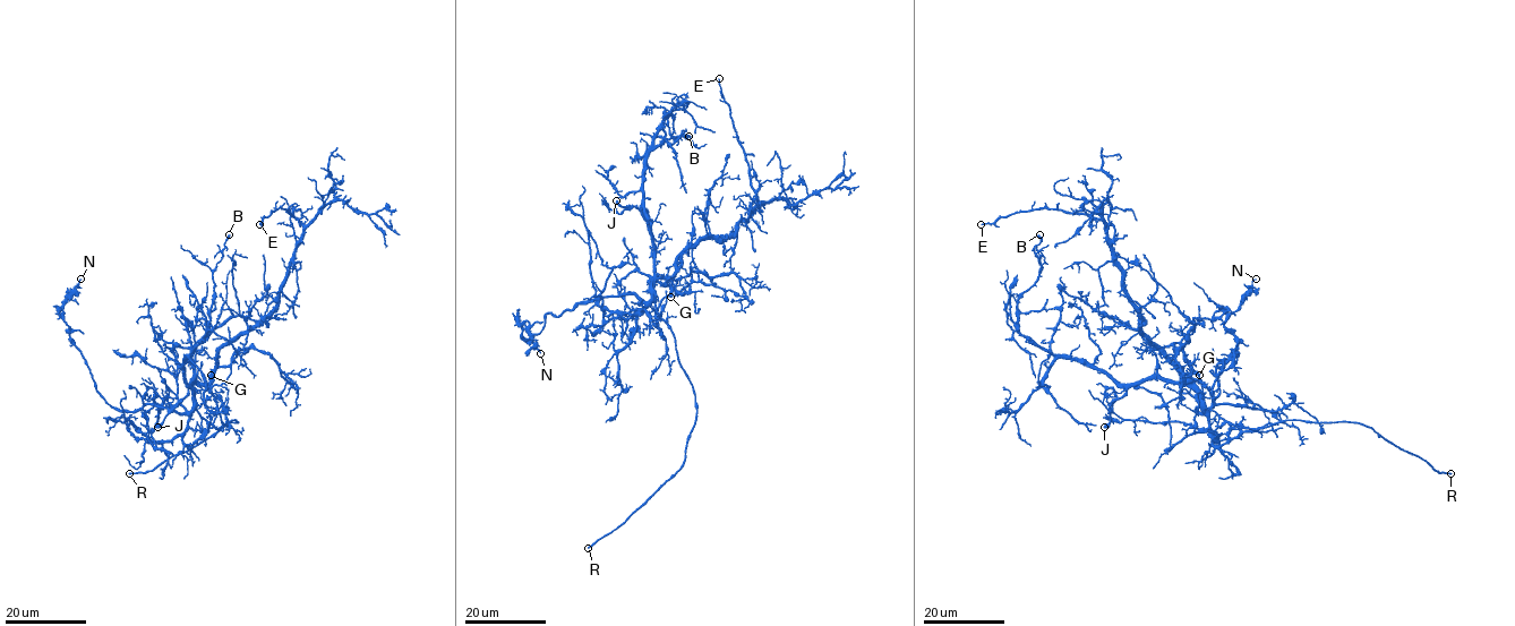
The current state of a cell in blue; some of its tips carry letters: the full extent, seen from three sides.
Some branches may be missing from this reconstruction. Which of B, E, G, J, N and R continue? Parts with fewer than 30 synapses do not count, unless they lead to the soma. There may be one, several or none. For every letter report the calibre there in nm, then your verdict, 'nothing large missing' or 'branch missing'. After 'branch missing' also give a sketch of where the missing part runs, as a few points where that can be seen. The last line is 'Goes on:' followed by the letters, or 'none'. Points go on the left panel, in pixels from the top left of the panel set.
B: 280 nm thick; nothing large missing
E: 160 nm thick; nothing large missing
G: 480 nm thick; branch missing; missing branch runs (211, 375), (213, 369), (193, 335), (178, 322), (153, 315), (142, 303)
J: 440 nm thick; nothing large missing
N: 140 nm thick; nothing large missing
R: 200 nm thick; branch missing; missing branch runs (129, 473), (120, 474), (113, 481), (108, 498), (84, 519), (86, 545)
Goes on: G, R

